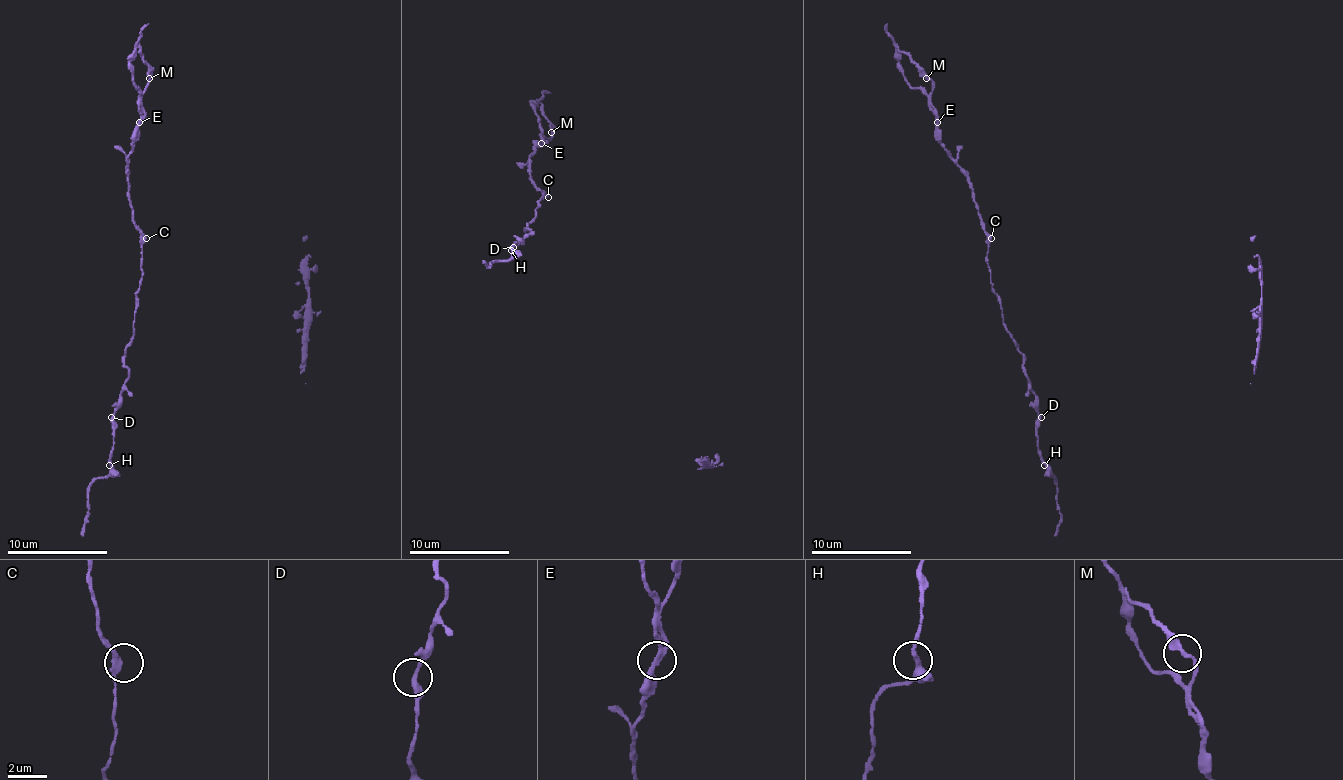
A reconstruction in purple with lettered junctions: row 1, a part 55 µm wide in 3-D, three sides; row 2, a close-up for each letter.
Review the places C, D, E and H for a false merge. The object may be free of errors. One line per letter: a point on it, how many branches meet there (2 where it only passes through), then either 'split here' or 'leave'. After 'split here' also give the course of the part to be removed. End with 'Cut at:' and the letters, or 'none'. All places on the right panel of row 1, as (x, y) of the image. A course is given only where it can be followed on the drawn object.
C: place (991, 238); branches 2; leave
D: place (1041, 417); branches 2; leave
E: place (937, 122); branches 2; split here; course (936, 123), (929, 78), (886, 30), (886, 23)
H: place (1044, 465); branches 2; leave
Cut at: E

